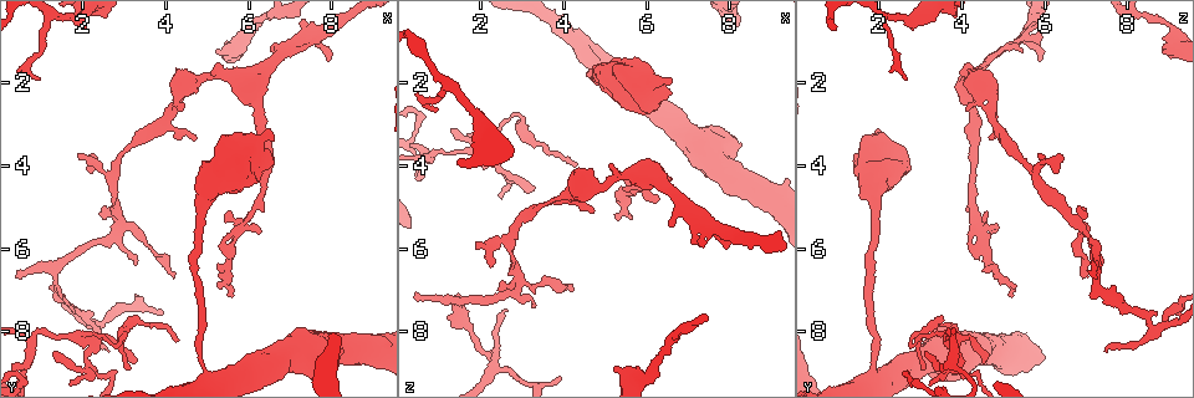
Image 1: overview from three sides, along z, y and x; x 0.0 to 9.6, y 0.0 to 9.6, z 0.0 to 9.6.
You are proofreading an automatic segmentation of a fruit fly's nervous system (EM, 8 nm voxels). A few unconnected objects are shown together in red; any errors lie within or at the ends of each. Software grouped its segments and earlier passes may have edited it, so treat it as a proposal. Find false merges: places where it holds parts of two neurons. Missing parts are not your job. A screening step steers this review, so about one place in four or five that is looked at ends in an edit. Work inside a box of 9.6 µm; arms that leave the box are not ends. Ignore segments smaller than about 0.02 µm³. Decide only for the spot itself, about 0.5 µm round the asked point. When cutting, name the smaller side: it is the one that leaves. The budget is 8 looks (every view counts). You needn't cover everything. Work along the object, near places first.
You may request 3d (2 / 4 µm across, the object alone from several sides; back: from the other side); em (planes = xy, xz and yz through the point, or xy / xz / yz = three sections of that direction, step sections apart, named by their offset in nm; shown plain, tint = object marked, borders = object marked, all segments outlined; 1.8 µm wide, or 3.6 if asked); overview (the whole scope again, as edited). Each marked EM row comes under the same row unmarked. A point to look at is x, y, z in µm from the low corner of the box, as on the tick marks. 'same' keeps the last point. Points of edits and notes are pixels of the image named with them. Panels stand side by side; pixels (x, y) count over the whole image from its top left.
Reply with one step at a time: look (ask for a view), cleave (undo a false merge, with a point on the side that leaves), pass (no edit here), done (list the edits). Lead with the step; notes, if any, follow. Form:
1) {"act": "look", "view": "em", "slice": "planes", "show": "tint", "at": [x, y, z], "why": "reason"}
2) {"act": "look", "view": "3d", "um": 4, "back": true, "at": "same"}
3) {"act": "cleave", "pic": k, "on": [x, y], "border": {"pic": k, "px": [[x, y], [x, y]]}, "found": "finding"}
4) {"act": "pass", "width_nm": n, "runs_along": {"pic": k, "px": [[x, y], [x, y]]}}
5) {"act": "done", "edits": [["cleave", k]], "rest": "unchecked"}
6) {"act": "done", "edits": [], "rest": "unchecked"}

{"act": "look", "view": "3d", "um": 2, "back": true, "at": [1.80, 8.05, 3.65], "why": "four-way junction"}

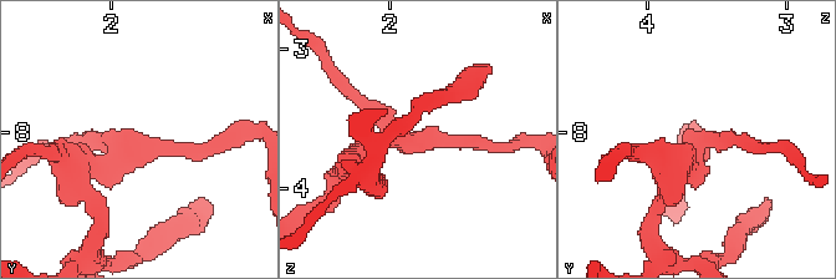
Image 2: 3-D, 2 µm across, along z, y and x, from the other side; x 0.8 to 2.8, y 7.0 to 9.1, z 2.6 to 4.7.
{"act": "look", "view": "em", "slice": "planes", "show": "tint", "at": [1.86, 8.08, 3.68]}

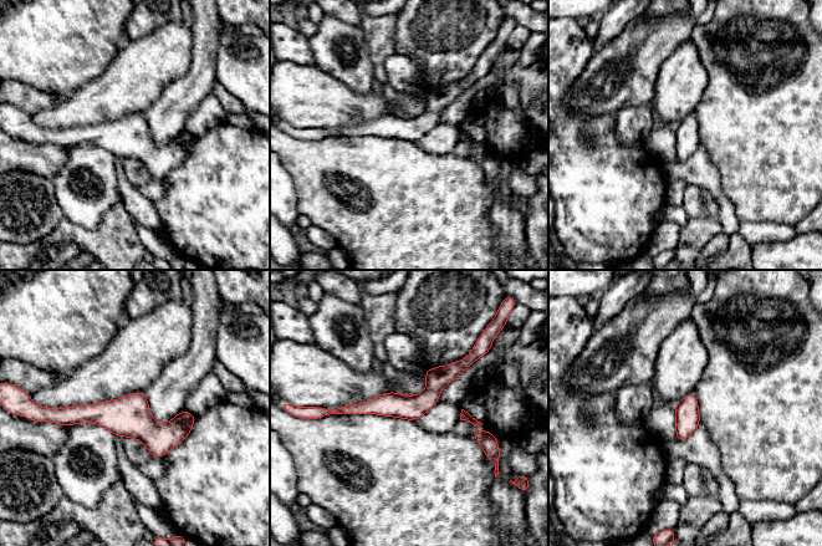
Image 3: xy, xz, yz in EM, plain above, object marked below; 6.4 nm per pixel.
{"act": "pass", "runs_along": {"pic": 3, "px": [[466, 362], [417, 406], [335, 412]]}, "found": "one neuron here"}

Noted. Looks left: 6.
{"act": "look", "view": "3d", "um": 4, "at": [5.15, 9.15, 1.90], "why": "thin arm on a thick one"}

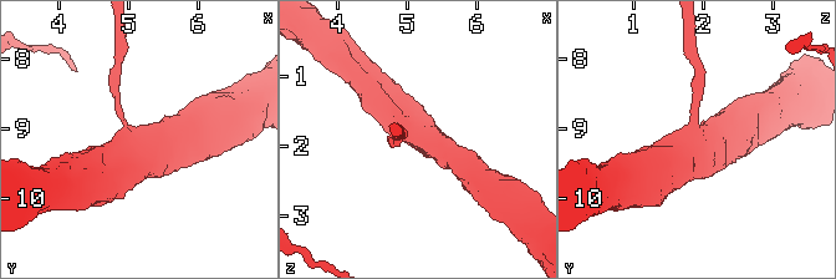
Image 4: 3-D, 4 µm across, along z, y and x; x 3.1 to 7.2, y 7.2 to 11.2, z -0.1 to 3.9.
{"act": "look", "view": "em", "um": 3.6, "slice": "xz", "step": 8, "show": "tint", "at": [5.20, 9.15, 1.90], "arms": 3}

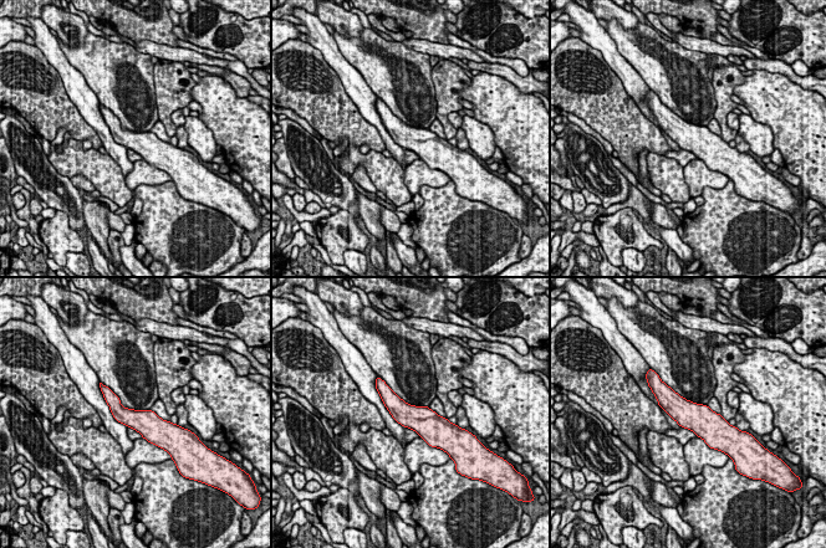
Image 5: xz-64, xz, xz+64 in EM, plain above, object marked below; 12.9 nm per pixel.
{"act": "look", "view": "em", "um": 3.6, "slice": "planes", "show": "borders", "at": "same"}

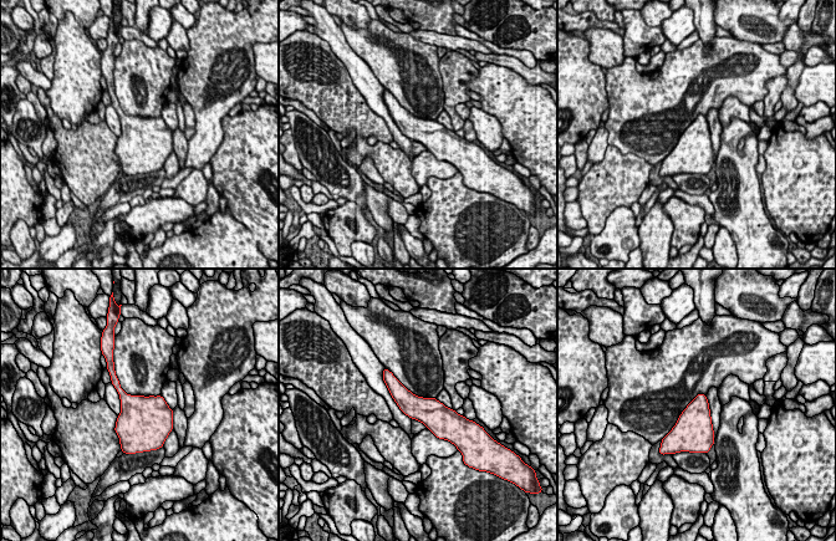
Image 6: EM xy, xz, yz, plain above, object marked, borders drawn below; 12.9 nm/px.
{"act": "pass", "found": "all the same neuron"}

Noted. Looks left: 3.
{"act": "look", "view": "em", "slice": "xz", "step": 16, "show": "tint", "at": [6.15, 0.55, 8.95], "why": "calibre changes"}

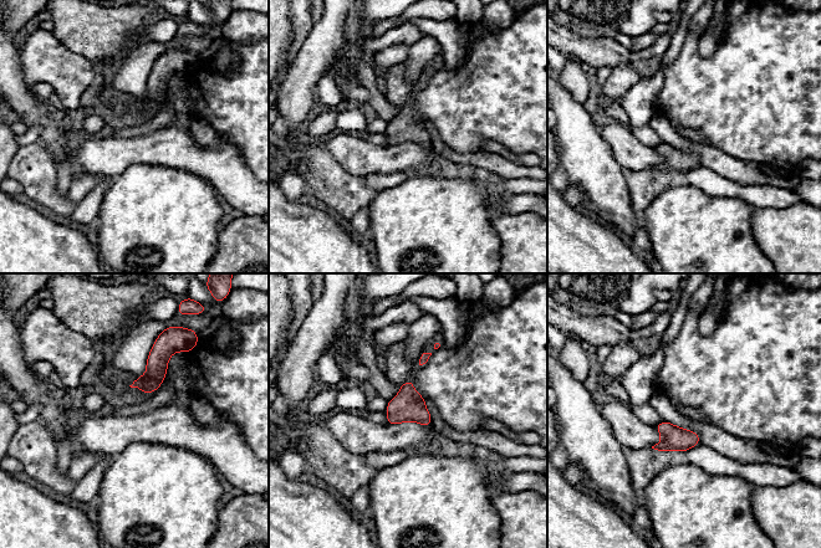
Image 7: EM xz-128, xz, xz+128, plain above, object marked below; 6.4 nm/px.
{"act": "pass", "found": "continuous, no second neuron"}

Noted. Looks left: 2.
{"act": "done", "edits": [], "rest": "unchecked"}

